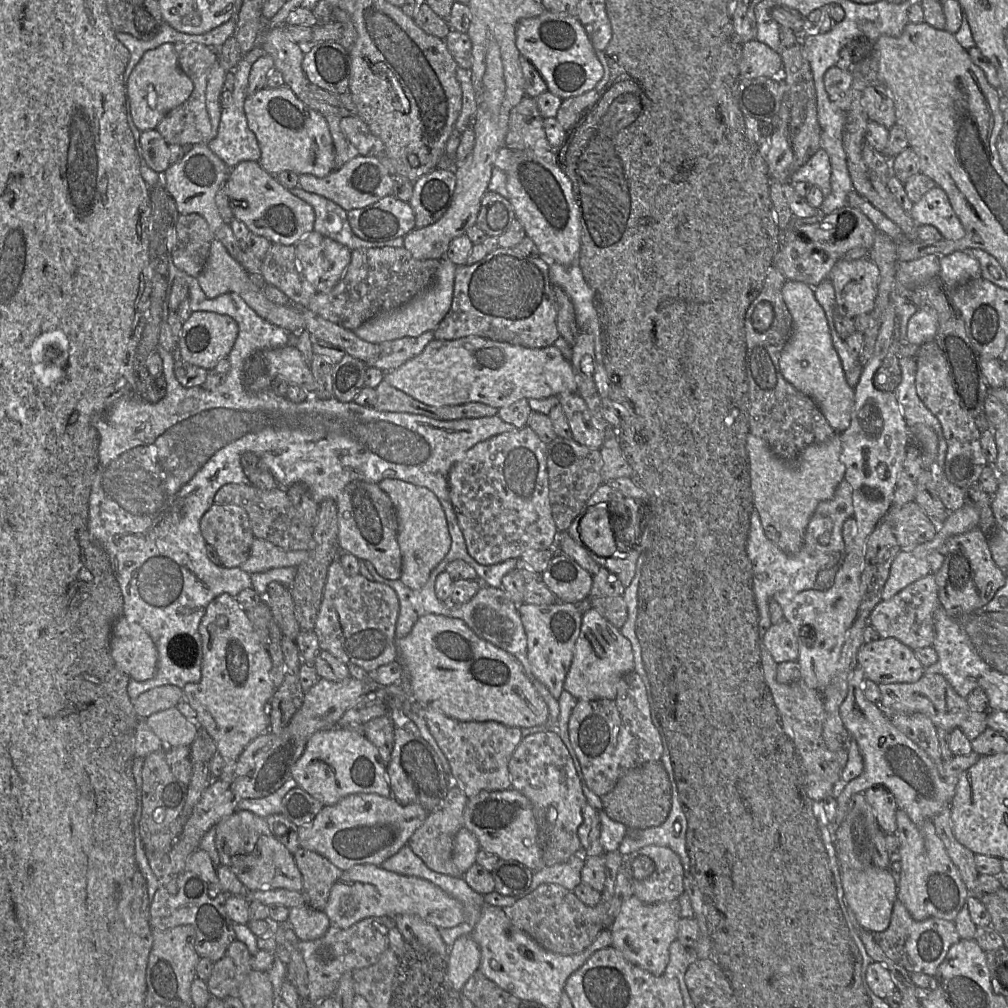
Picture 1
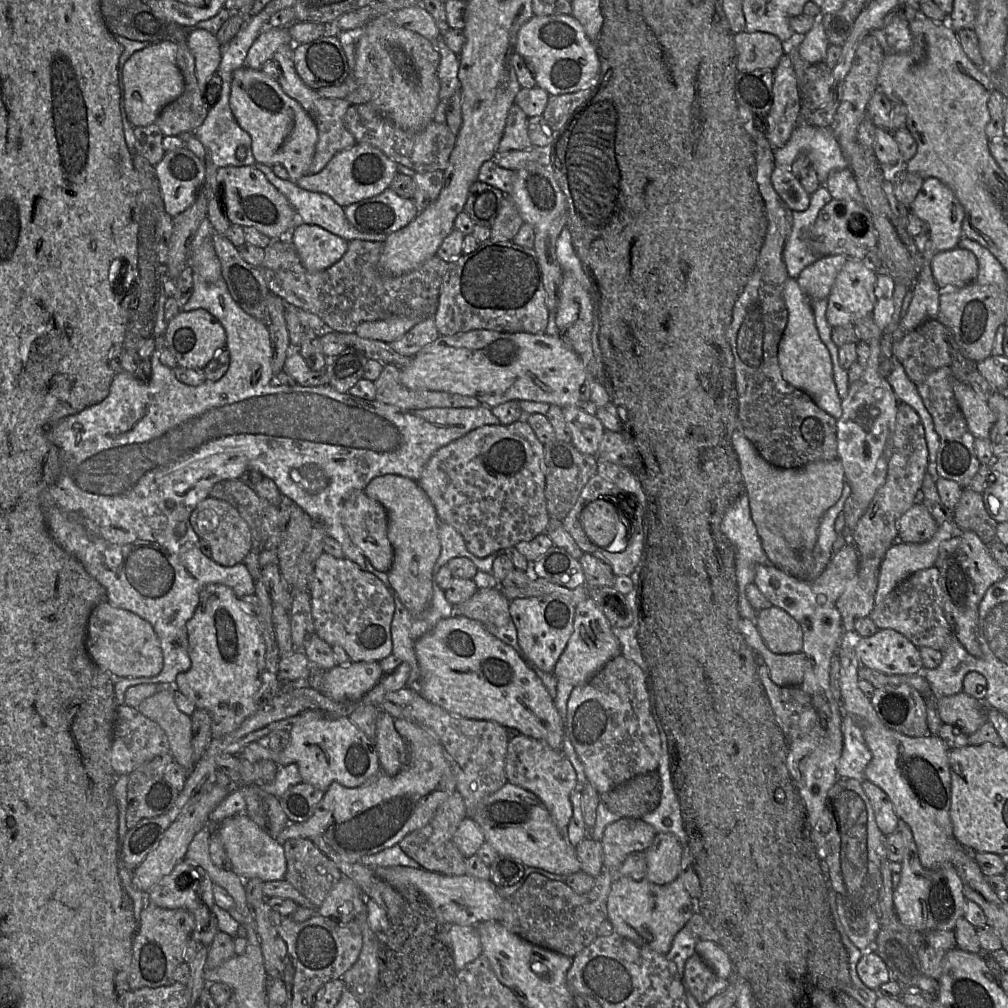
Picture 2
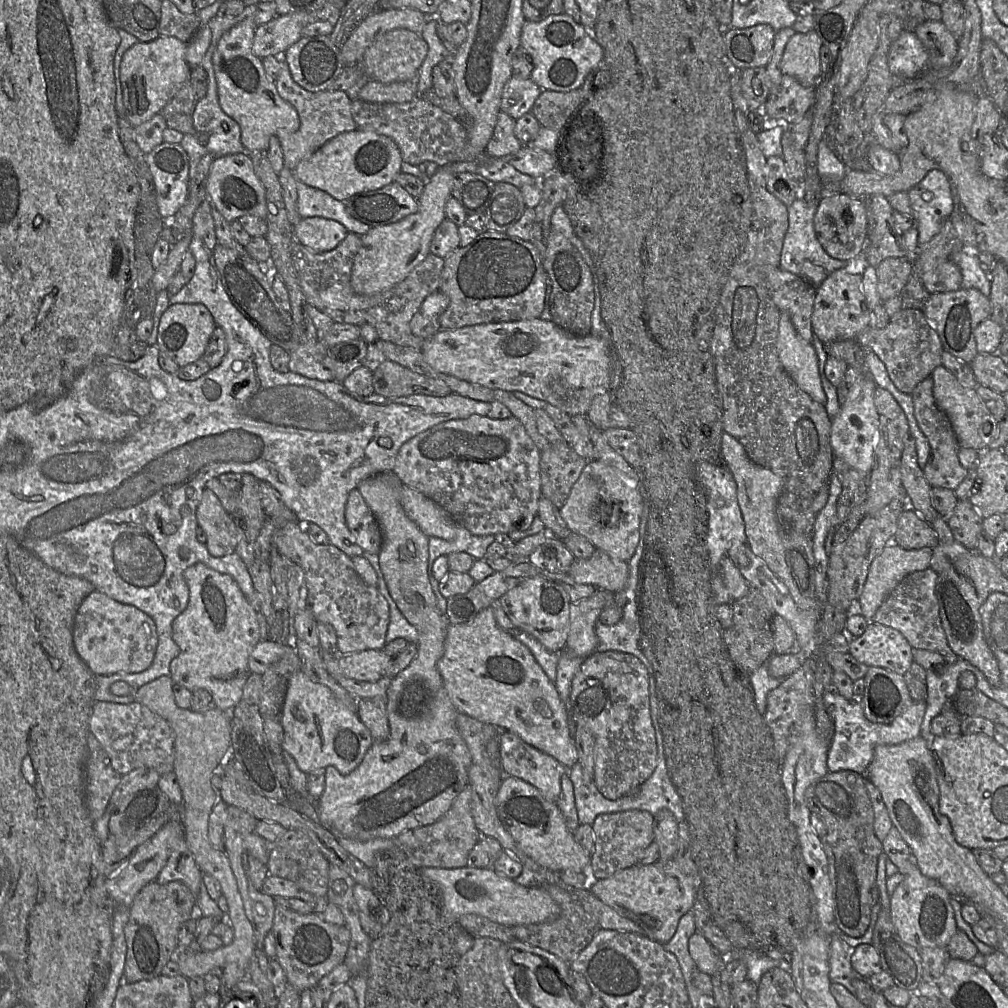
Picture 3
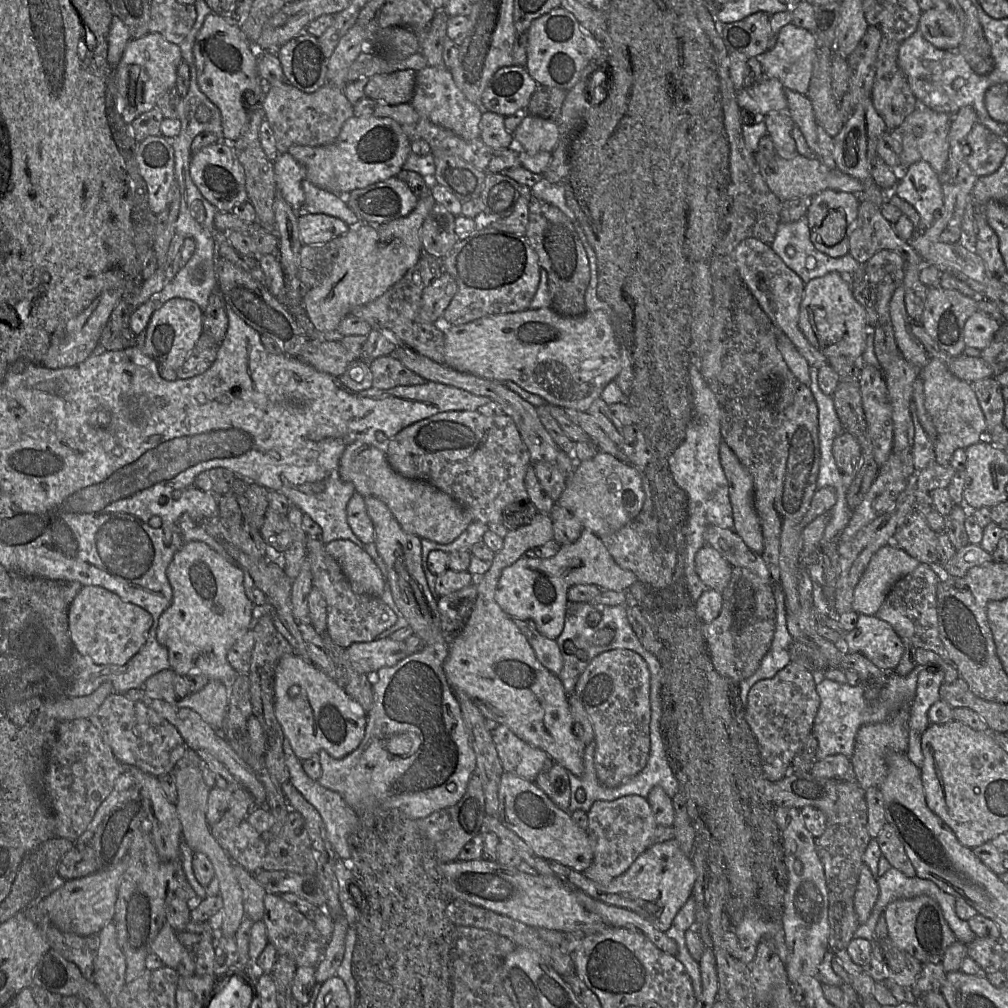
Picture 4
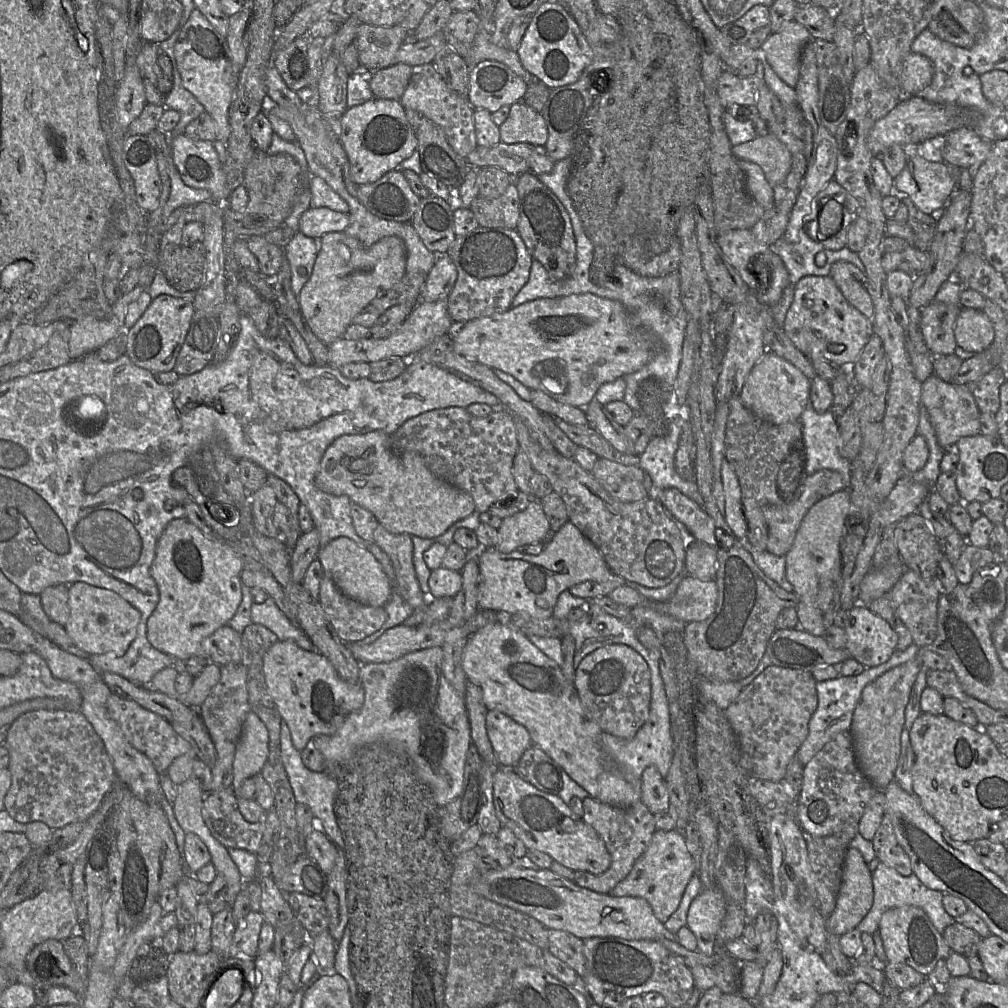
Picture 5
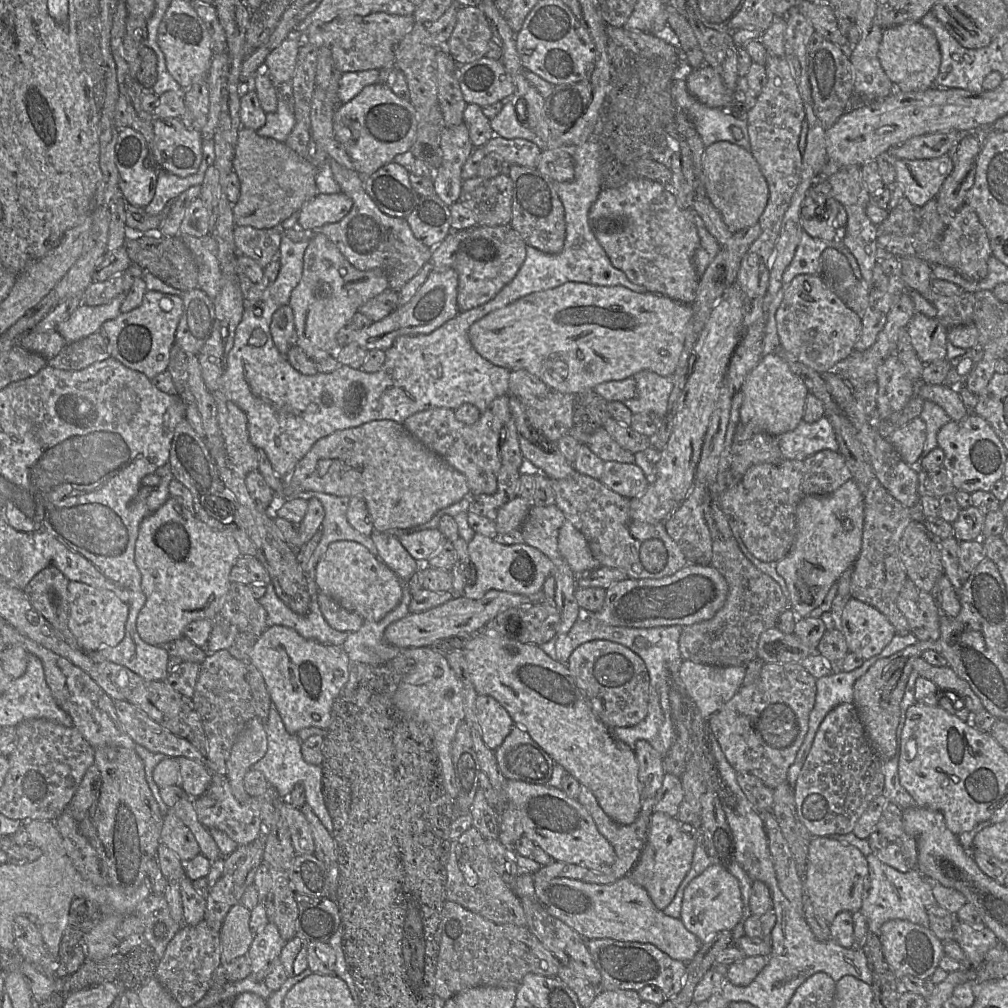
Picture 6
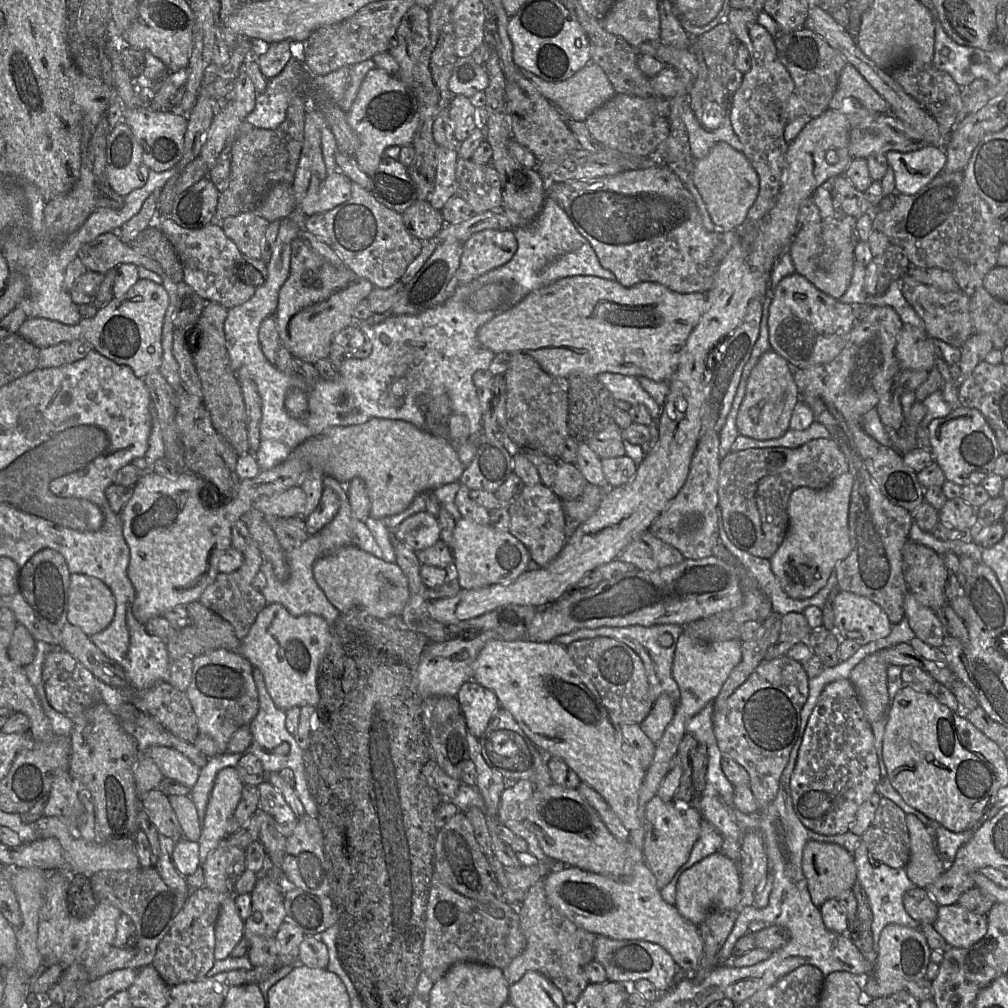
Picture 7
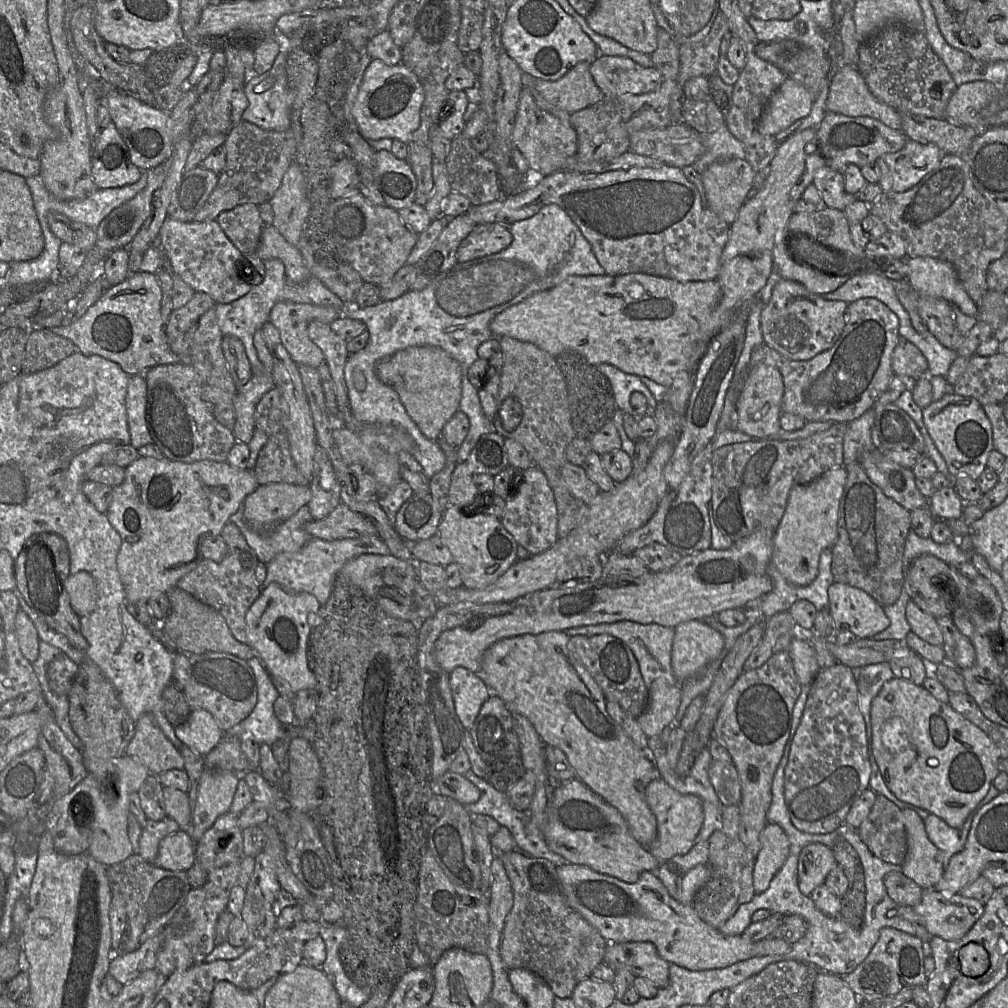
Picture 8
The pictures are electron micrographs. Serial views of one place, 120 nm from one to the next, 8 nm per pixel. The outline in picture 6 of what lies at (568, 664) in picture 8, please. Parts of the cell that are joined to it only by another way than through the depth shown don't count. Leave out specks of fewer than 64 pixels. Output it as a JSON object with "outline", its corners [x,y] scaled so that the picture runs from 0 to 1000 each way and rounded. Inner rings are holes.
{"outline":[[[482,625],[466,631],[459,648],[474,689],[487,690],[493,694],[510,717],[519,722],[551,757],[557,759],[576,780],[589,788],[595,801],[607,813],[617,818],[625,818],[632,813],[637,794],[633,772],[634,758],[630,746],[590,709],[563,659],[548,654],[535,640],[517,638]]]}

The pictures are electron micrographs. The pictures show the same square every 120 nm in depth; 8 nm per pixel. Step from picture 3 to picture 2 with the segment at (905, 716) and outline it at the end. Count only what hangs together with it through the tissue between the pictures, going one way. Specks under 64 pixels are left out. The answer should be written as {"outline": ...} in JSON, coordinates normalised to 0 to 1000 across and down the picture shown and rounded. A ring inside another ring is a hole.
{"outline":[[[836,708],[834,715],[836,728],[835,748],[829,759],[833,772],[847,772],[855,775],[865,747],[856,731],[853,718],[843,709]]]}

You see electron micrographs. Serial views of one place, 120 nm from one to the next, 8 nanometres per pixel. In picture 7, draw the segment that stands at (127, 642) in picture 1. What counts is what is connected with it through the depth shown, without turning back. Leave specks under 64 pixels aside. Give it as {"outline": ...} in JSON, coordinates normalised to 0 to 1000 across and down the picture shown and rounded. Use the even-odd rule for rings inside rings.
{"outline":[[[70,569],[67,616],[88,632],[104,625],[112,616],[115,595],[99,574],[85,569]]]}

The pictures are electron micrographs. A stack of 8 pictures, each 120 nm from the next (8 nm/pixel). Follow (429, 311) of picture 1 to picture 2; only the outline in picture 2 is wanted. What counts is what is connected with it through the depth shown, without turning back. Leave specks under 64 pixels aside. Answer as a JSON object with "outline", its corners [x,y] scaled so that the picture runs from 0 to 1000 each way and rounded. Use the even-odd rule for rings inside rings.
{"outline":[[[395,314],[384,317],[359,319],[353,325],[352,330],[359,335],[388,340],[399,334],[422,315],[424,314]]]}

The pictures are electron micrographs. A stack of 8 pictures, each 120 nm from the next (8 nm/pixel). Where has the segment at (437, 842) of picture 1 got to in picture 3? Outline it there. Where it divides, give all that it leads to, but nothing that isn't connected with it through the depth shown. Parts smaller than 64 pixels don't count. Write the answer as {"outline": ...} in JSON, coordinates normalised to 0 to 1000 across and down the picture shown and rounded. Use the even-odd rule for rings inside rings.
{"outline":[[[463,778],[452,790],[445,804],[433,815],[403,823],[390,831],[391,836],[414,861],[457,861],[463,859],[463,850],[474,836],[475,825],[467,807],[467,782]]]}

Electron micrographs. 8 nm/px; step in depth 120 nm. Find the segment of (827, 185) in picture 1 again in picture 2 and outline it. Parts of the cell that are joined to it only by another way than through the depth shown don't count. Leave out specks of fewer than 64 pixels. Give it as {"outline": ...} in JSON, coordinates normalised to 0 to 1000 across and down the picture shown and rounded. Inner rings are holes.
{"outline":[[[795,121],[783,140],[768,149],[769,166],[784,169],[794,153],[803,157],[804,166],[809,169],[815,185],[824,172],[841,167],[840,158],[823,127]]]}

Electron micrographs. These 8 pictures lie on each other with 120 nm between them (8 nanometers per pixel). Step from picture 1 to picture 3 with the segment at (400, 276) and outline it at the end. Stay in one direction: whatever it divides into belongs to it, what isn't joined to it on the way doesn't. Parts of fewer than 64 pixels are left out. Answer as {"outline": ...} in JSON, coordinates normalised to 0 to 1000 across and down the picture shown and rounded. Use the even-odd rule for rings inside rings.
{"outline":[[[345,230],[334,245],[324,250],[313,250],[292,240],[289,257],[305,301],[333,320],[355,324],[366,321],[373,326],[377,337],[418,347],[424,336],[411,332],[407,319],[421,297],[436,288],[440,257],[426,252],[399,280],[388,287],[371,293],[359,293],[353,291],[348,284],[349,264],[358,243],[358,233],[349,230]]]}

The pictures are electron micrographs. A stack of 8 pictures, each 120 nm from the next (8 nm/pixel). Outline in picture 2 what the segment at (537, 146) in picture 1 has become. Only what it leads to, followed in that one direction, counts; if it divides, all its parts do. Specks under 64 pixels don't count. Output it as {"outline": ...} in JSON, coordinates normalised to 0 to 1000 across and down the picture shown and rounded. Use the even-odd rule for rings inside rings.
{"outline":[[[512,103],[505,108],[502,125],[493,151],[521,149],[528,145],[524,134],[524,117]]]}

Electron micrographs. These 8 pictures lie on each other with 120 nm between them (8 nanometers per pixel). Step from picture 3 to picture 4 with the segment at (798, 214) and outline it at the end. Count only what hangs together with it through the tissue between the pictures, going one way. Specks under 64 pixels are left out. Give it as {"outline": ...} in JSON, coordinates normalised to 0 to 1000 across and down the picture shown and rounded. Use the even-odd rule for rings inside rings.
{"outline":[[[800,214],[785,221],[774,220],[765,245],[798,281],[801,281],[810,275],[816,275],[823,270],[831,270],[840,275],[857,272],[857,264],[851,261],[842,251],[832,256],[826,256],[813,249],[804,237],[804,228]]]}

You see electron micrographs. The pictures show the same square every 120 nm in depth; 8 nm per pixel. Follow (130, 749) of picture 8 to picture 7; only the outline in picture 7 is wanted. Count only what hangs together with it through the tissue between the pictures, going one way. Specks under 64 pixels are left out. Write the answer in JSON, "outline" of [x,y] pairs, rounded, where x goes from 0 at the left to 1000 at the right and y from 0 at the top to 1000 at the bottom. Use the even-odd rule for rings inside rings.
{"outline":[[[150,740],[143,746],[150,752],[165,772],[171,772],[190,783],[196,774],[198,763],[186,751],[171,741]]]}

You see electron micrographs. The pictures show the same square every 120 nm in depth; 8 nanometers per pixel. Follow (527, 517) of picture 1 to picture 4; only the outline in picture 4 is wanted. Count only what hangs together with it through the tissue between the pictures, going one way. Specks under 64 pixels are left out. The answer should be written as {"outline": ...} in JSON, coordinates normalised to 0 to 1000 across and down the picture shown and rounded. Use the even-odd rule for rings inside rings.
{"outline":[[[444,408],[412,419],[396,428],[385,440],[383,453],[387,462],[398,472],[425,478],[443,489],[469,512],[470,517],[498,519],[500,504],[510,498],[523,498],[520,480],[523,465],[528,461],[509,416],[498,411],[482,413],[472,408]]]}

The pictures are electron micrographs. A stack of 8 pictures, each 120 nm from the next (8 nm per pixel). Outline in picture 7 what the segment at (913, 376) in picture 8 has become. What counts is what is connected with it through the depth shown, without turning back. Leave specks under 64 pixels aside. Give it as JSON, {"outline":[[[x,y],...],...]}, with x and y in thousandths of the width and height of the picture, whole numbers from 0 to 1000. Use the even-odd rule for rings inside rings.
{"outline":[[[896,322],[888,343],[888,355],[894,367],[922,368],[927,364],[929,342],[917,325]]]}

